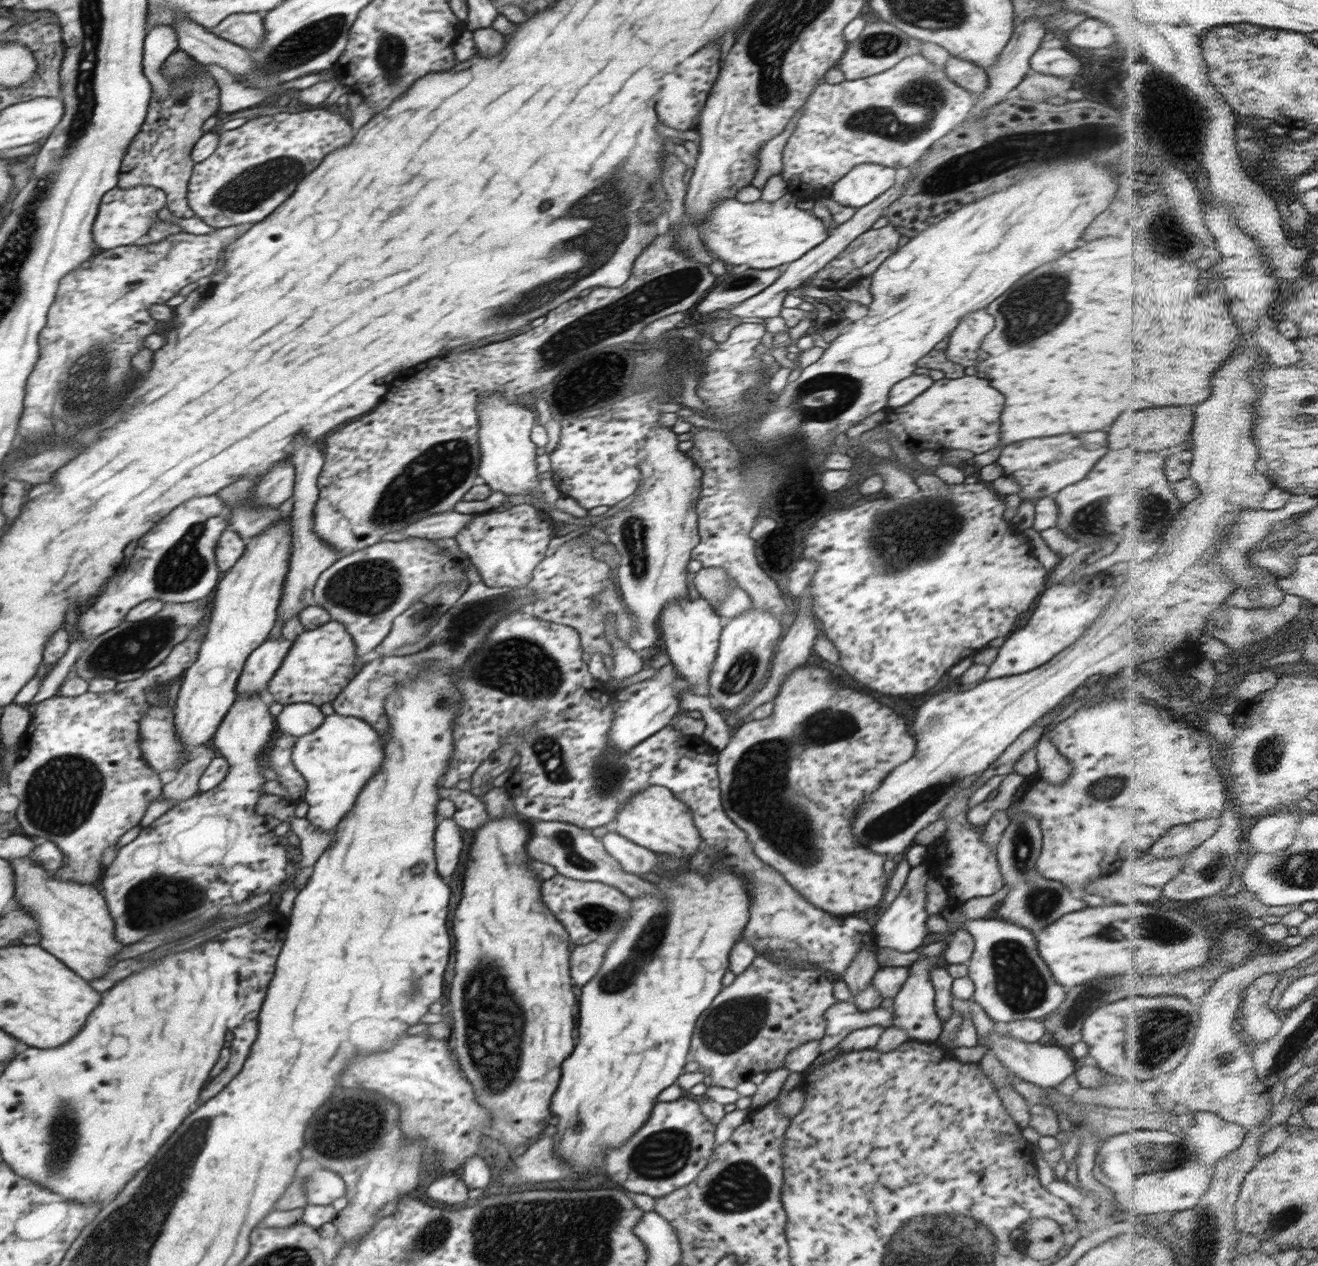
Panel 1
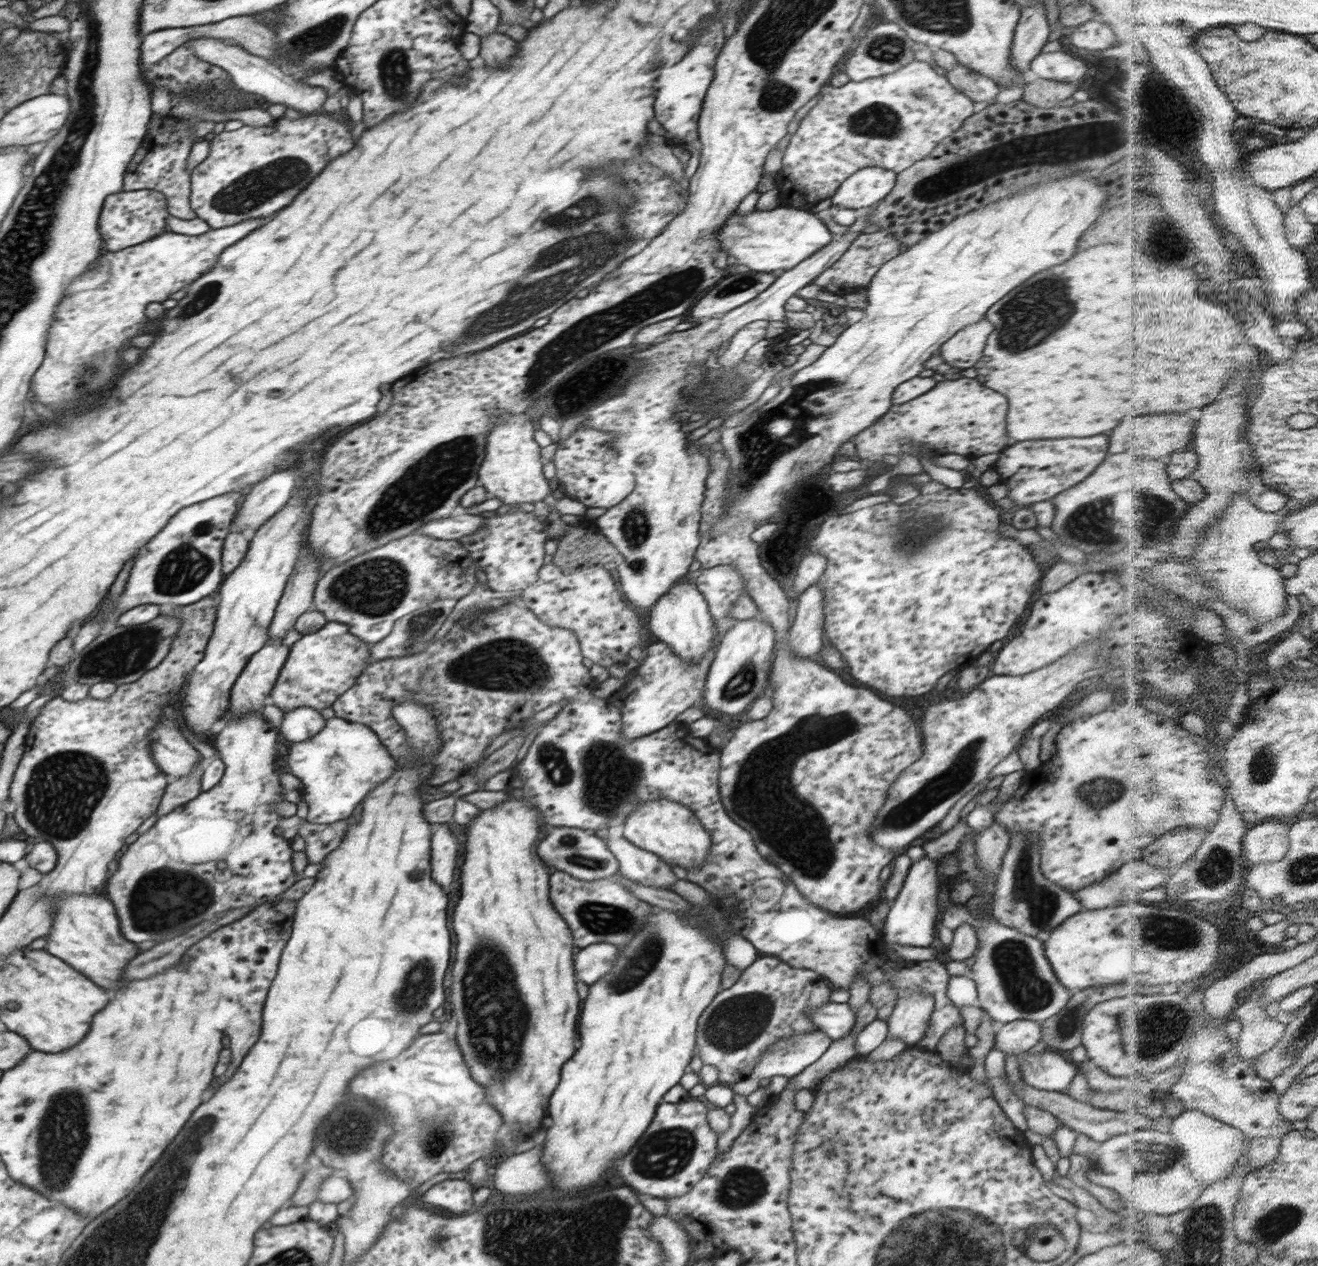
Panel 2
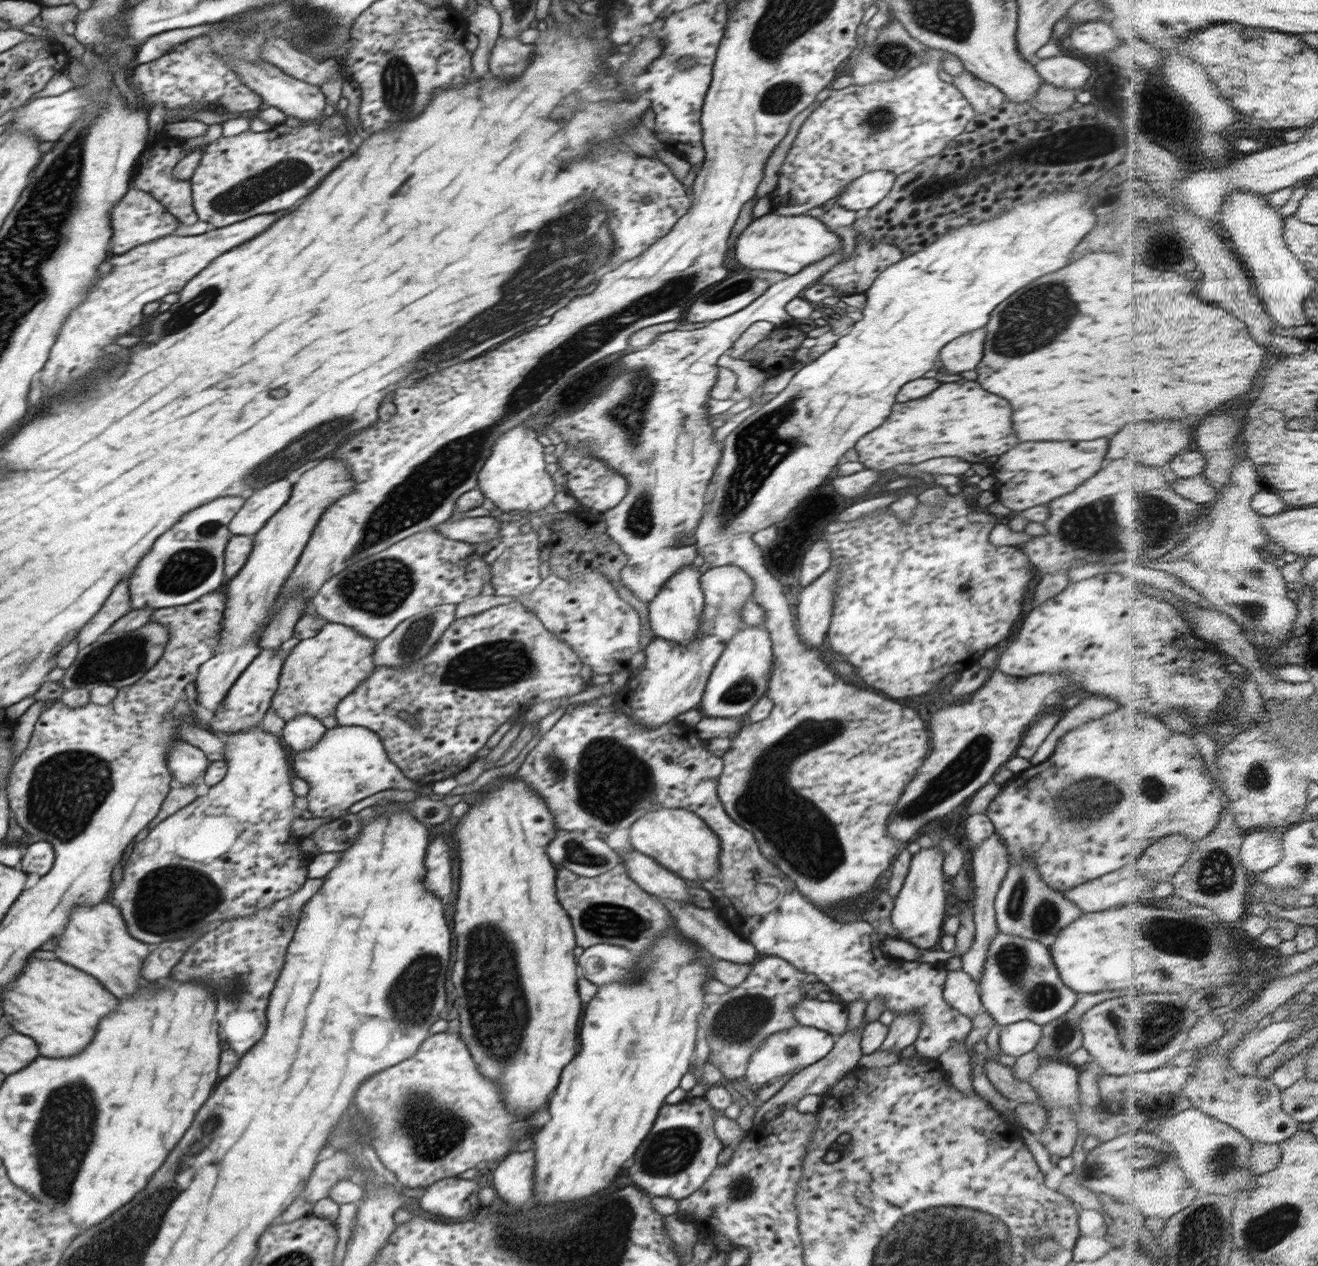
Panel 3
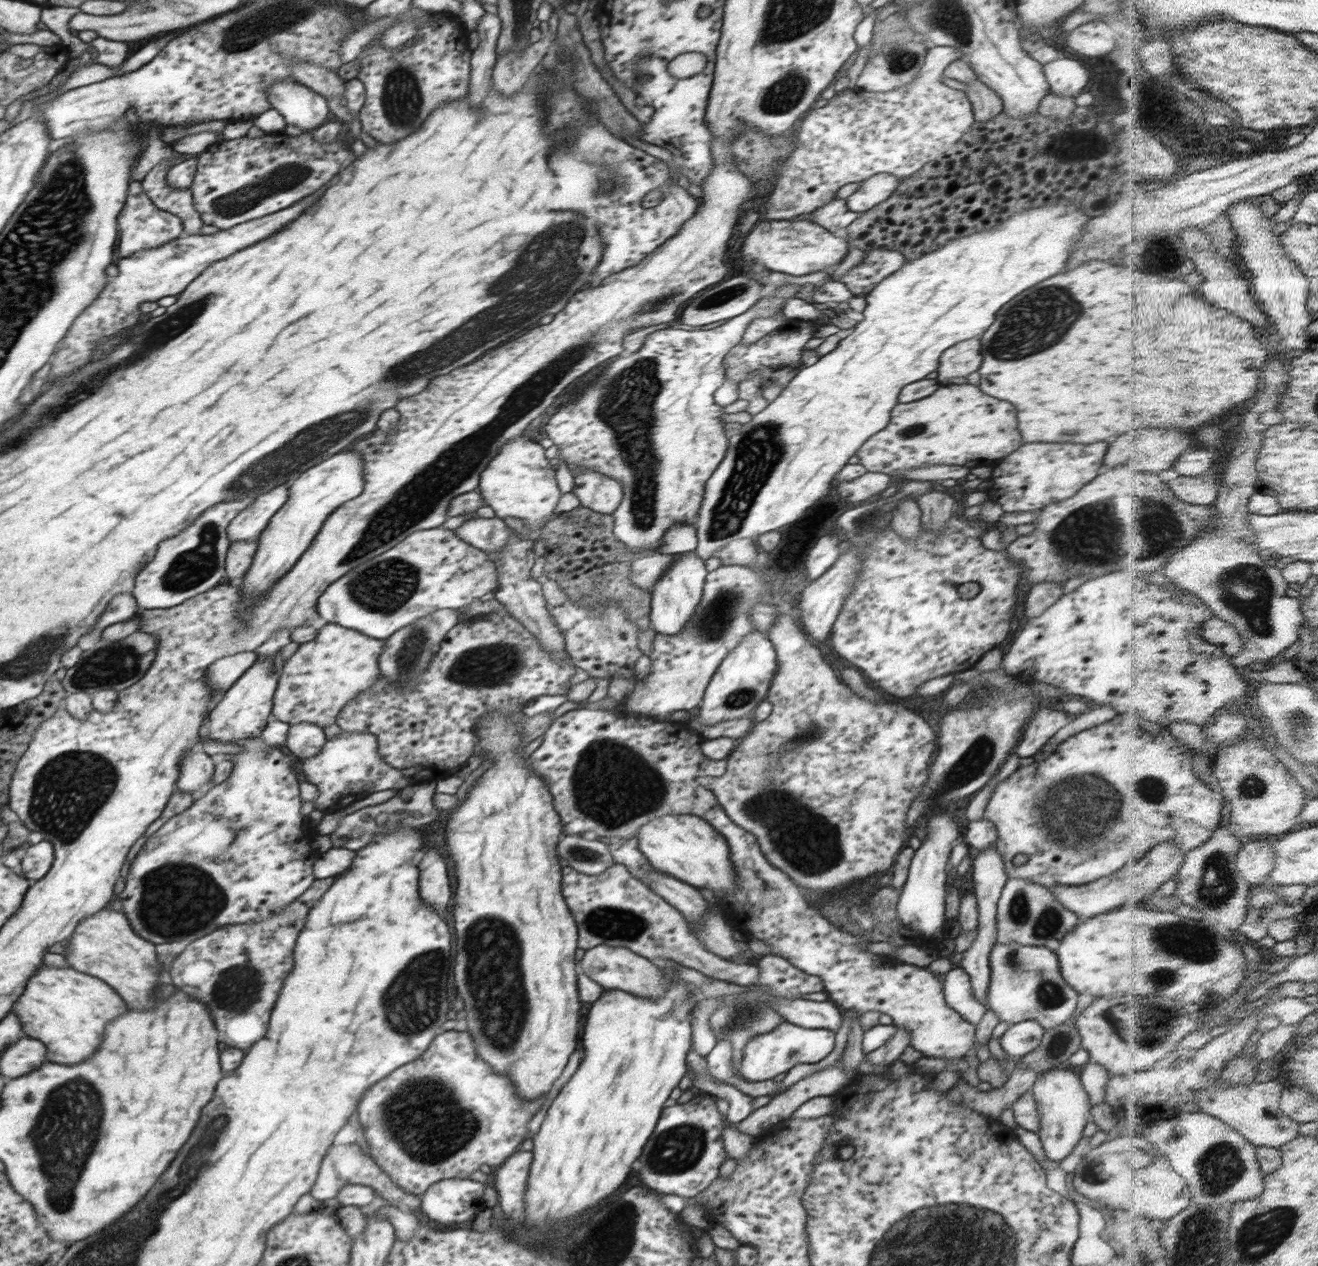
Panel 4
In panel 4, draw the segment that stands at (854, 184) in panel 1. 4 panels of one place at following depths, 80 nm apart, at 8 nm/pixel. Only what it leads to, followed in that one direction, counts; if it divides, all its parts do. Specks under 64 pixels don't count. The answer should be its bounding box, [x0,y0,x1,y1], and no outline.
[846,174,900,214]

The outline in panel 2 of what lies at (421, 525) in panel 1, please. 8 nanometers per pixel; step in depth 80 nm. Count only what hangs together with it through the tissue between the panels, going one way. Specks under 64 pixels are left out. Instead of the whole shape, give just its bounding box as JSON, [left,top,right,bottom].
[415,511,487,540]

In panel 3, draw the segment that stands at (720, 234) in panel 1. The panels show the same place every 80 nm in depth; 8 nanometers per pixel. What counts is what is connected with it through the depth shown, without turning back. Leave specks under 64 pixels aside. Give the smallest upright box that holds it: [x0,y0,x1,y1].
[736,212,842,276]

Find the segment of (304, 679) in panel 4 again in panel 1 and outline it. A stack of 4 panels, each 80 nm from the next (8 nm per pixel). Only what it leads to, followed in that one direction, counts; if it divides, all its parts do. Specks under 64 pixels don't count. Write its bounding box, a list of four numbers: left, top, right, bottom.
[267,620,360,707]

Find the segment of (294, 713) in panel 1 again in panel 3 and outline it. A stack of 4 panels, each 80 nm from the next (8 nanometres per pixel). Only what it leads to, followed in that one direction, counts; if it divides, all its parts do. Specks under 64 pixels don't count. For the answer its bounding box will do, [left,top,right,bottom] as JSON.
[281,714,326,752]

